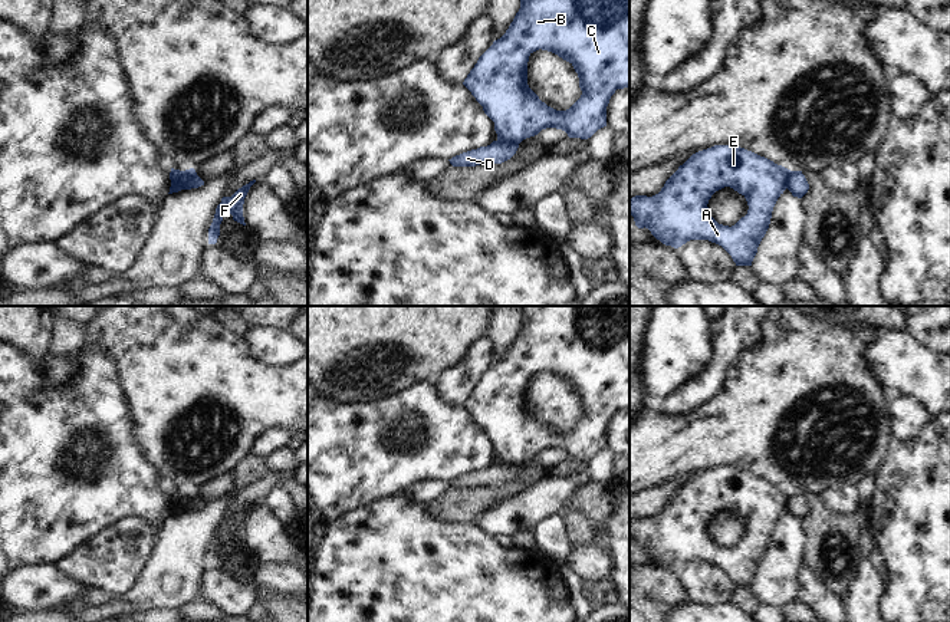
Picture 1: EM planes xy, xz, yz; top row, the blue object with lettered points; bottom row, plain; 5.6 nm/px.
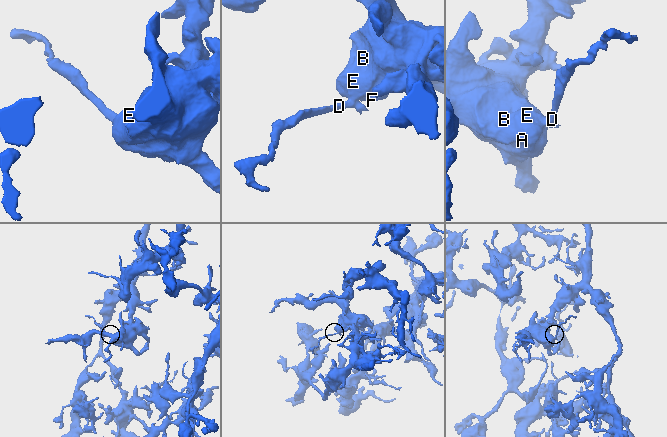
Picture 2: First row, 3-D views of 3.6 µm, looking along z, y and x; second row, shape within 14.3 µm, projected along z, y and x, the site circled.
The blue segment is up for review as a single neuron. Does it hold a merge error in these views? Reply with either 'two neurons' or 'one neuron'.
two neurons

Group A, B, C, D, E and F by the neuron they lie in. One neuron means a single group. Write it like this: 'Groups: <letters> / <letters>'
Groups: A B C E F / D

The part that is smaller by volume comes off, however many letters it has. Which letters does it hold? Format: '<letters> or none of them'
D

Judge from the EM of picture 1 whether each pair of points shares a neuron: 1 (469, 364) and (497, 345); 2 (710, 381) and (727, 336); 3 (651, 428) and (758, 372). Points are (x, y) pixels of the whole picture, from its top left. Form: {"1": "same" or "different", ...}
{"1": "different", "2": "same", "3": "same"}

